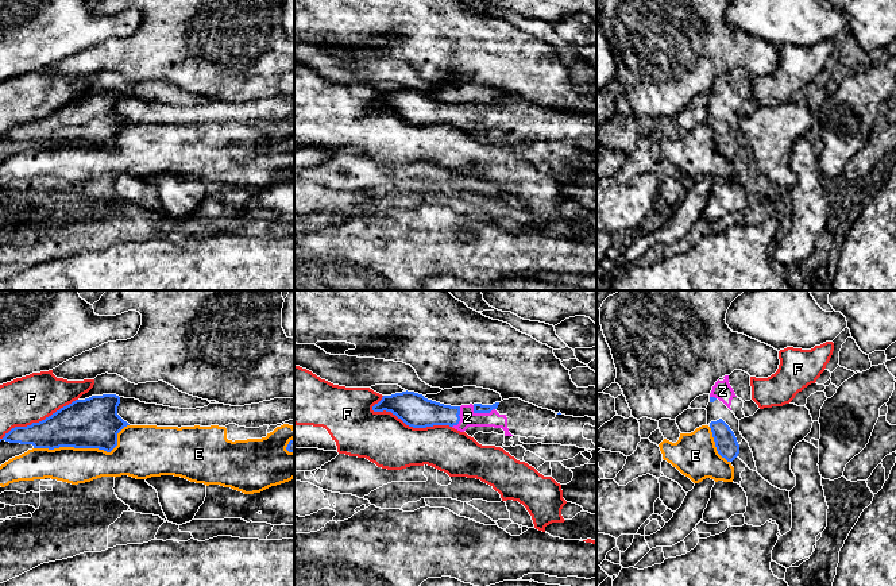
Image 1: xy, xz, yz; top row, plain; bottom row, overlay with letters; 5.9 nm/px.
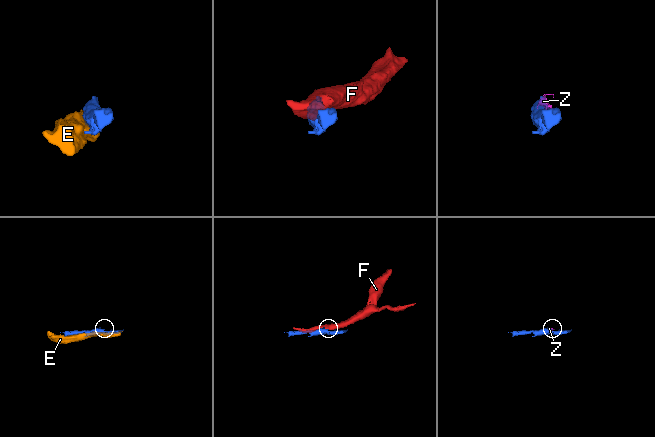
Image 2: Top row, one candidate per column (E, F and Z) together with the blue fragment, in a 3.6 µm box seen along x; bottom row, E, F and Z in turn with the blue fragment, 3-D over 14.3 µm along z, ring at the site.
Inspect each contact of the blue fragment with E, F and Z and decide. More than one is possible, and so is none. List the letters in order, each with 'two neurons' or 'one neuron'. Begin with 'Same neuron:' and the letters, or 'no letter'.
Same neuron: Z
E: two neurons
F: two neurons
Z: one neuron

